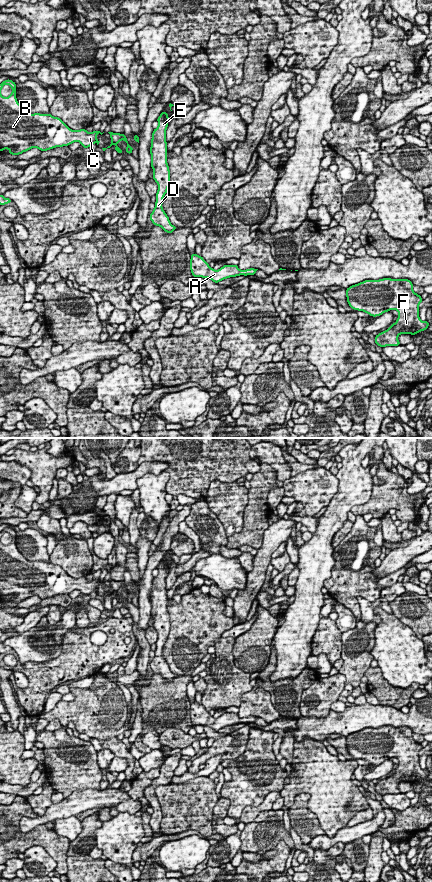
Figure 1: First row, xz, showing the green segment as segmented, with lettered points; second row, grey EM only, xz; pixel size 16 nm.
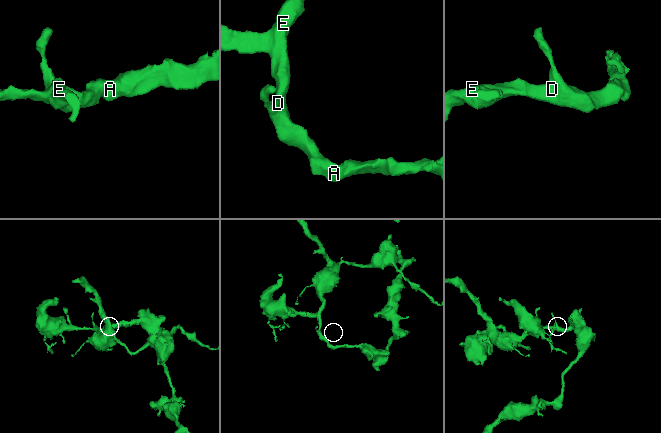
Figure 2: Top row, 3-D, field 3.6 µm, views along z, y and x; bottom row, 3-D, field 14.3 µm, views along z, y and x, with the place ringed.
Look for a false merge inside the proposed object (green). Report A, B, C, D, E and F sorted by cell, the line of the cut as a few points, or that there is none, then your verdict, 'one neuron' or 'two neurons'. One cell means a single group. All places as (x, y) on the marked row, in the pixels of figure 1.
A B C D E F; no cut; one neuron

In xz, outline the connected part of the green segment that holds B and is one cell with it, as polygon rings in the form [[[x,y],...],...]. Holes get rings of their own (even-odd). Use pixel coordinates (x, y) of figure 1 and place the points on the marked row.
[[[10,79],[0,84],[0,152],[9,150],[9,155],[19,155],[32,148],[40,151],[47,151],[56,147],[69,146],[74,142],[79,142],[83,148],[88,148],[92,144],[99,144],[98,134],[103,134],[100,130],[89,133],[86,129],[72,130],[60,118],[49,114],[28,113],[17,101],[16,83]],[[7,84],[12,88],[12,93],[8,97],[1,95],[1,89]]]

